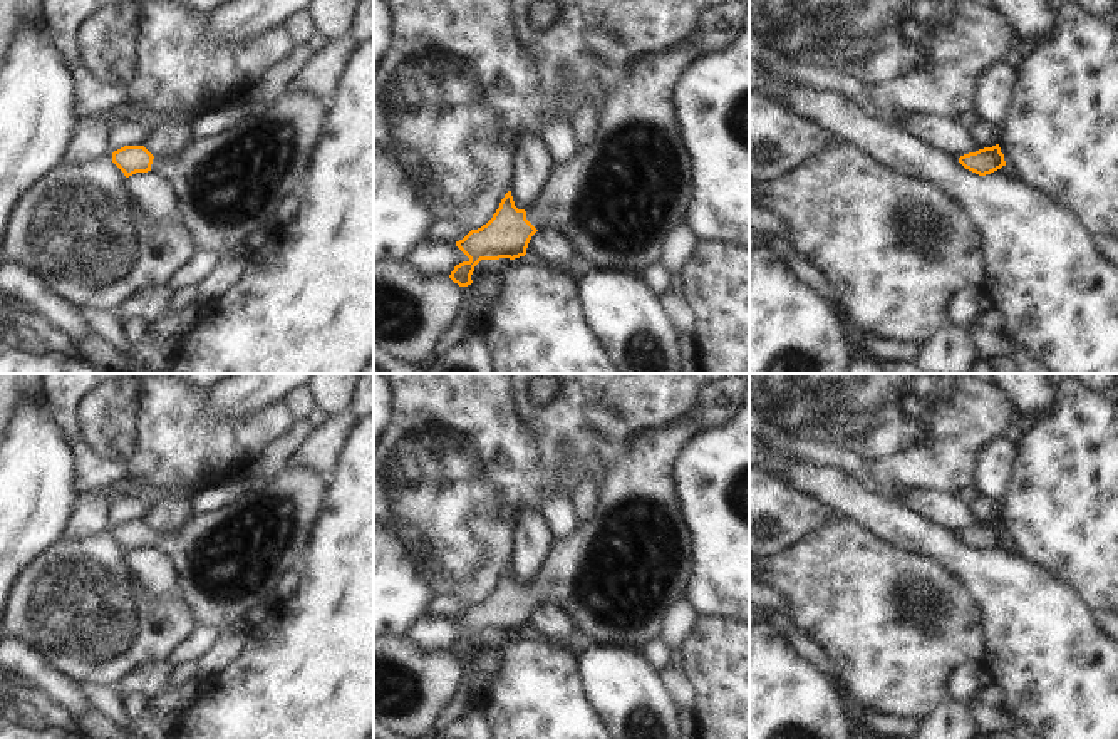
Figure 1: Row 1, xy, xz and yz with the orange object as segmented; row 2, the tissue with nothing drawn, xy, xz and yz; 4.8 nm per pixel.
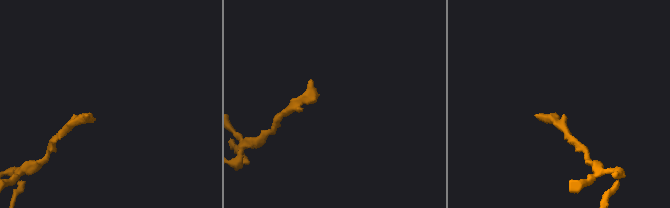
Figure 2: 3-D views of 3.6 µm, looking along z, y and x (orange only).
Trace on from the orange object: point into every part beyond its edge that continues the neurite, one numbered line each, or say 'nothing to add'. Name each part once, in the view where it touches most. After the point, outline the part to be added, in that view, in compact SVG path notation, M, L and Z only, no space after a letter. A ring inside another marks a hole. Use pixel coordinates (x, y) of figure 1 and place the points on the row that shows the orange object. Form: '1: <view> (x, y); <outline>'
1: xz (615, 200); M731 0L701 12L694 32L679 44L662 52L634 57L613 90L605 94L595 141L580 146L572 159L553 164L538 199L526 211L526 220L536 230L555 228L565 236L580 268L640 276L644 270L659 263L659 248L667 231L684 223L692 199L692 163L684 149L672 104L675 82L691 62L726 49L744 27L746 2Z

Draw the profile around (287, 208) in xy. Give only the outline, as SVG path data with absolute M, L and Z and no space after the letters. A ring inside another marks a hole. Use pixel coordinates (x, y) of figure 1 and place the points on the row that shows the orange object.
M308 171L303 173L298 188L288 196L285 196L280 201L280 204L275 208L273 220L270 223L272 228L282 230L297 214L297 209L300 208L300 199L307 188L307 178L308 178Z

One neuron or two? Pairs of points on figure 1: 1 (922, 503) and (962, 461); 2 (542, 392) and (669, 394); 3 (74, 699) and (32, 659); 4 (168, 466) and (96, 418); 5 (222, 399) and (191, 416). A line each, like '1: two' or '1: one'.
1: two
2: two
3: one
4: one
5: two

